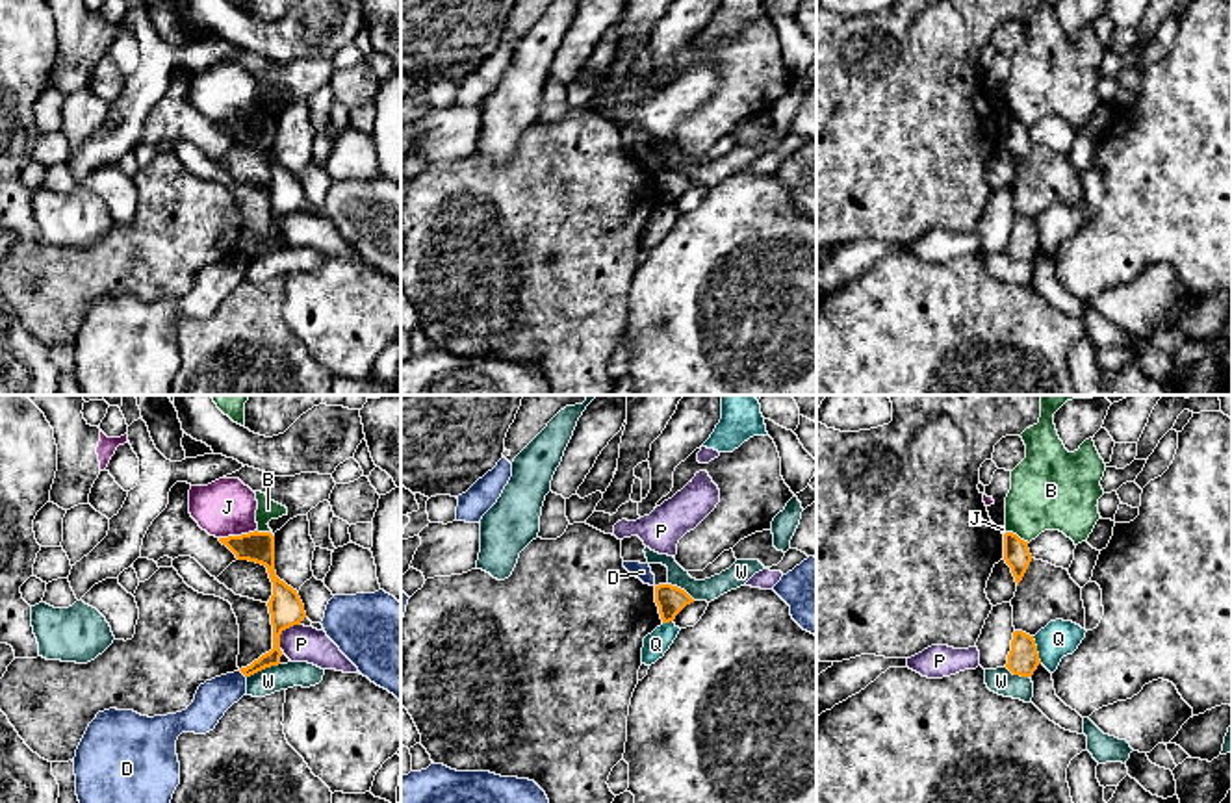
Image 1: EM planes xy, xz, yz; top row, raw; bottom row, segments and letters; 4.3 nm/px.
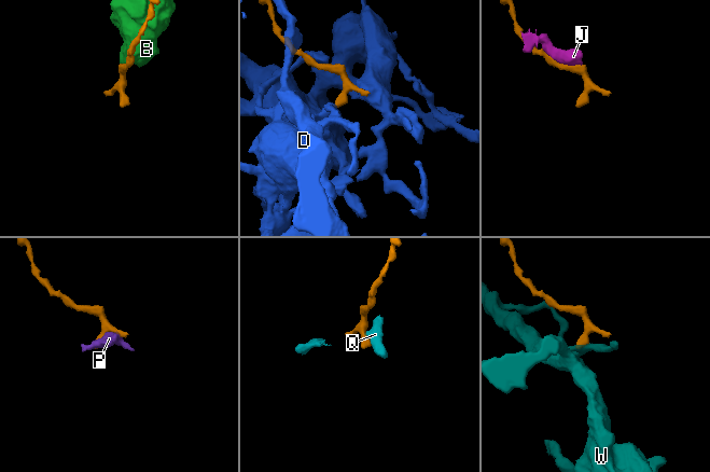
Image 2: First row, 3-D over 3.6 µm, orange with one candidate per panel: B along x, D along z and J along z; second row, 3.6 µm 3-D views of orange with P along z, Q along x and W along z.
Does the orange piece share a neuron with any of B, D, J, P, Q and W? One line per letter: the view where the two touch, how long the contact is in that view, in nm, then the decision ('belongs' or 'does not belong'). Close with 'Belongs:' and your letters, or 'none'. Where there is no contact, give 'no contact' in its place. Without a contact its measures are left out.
B: yz | 120 nm | does not belong
D: xy | 50 nm | does not belong
J: xy | 170 nm | does not belong
P: xy | 140 nm | does not belong
Q: yz | 130 nm | does not belong
W: xy | 160 nm | does not belong
Belongs: none

